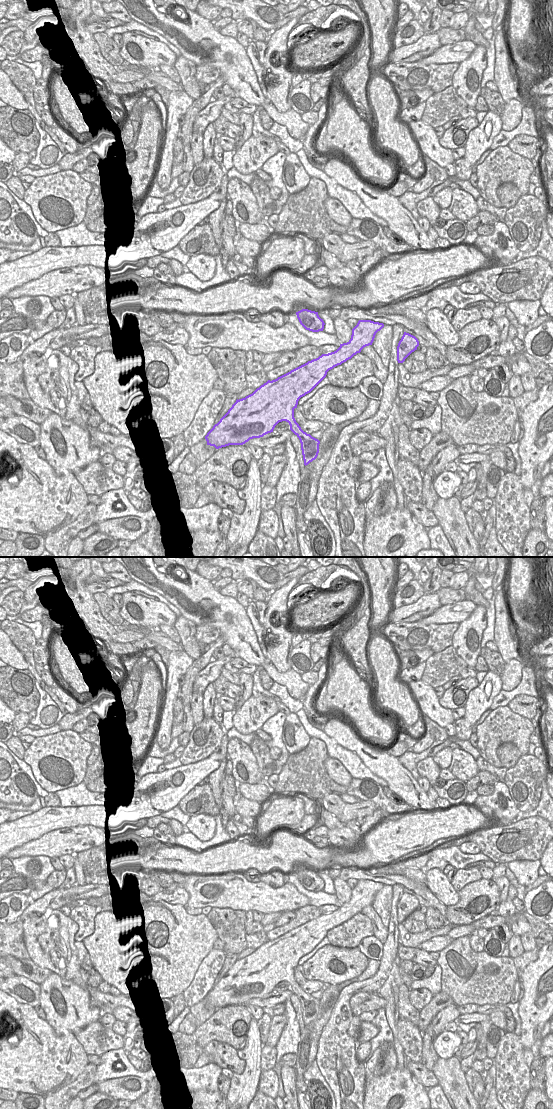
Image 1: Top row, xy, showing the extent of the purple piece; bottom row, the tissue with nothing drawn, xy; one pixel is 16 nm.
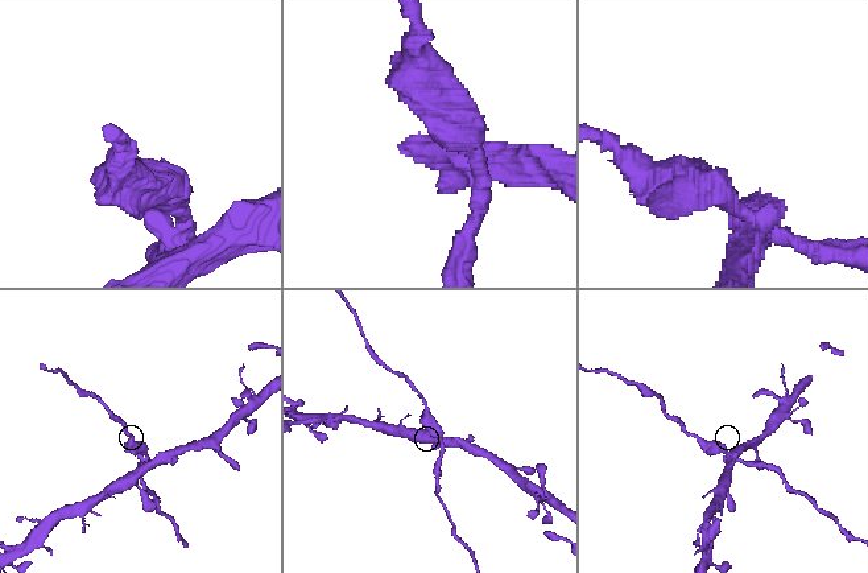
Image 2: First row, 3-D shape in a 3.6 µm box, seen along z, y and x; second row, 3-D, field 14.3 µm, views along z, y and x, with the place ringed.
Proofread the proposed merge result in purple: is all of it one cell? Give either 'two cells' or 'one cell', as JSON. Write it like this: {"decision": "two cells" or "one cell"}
{"decision": "one cell"}

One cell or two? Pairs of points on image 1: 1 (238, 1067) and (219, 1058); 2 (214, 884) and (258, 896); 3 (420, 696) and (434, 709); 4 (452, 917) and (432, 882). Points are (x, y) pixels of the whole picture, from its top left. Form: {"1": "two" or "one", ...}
{"1": "one", "2": "one", "3": "one", "4": "two"}

